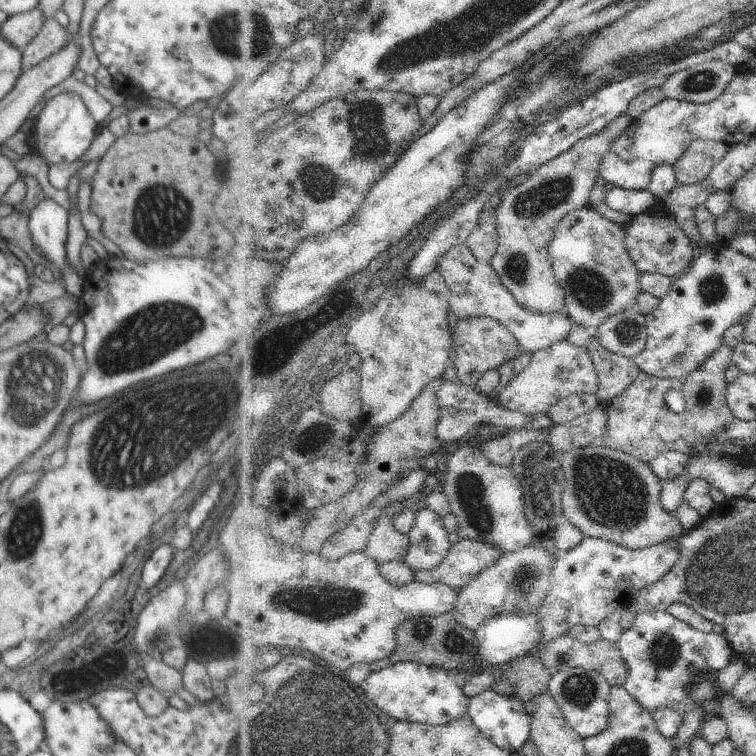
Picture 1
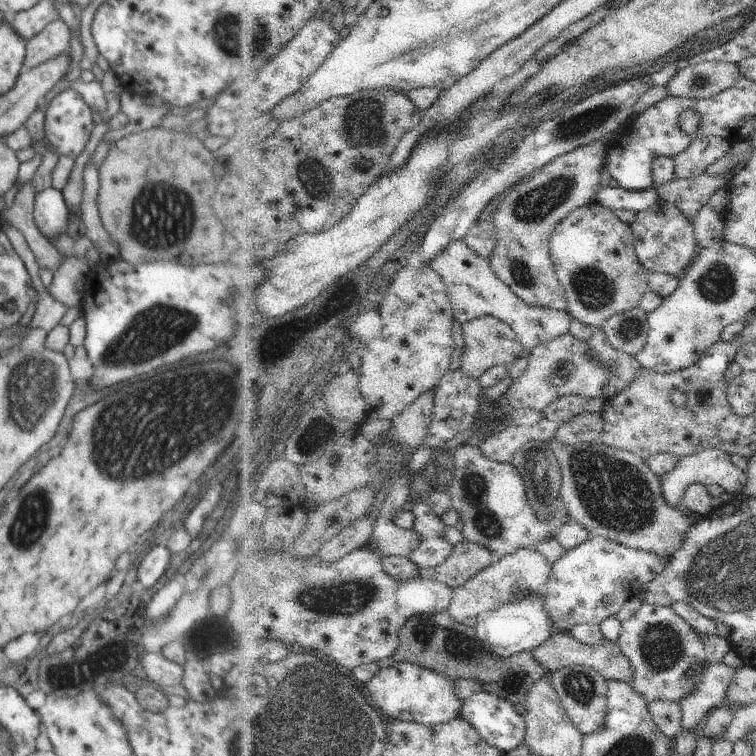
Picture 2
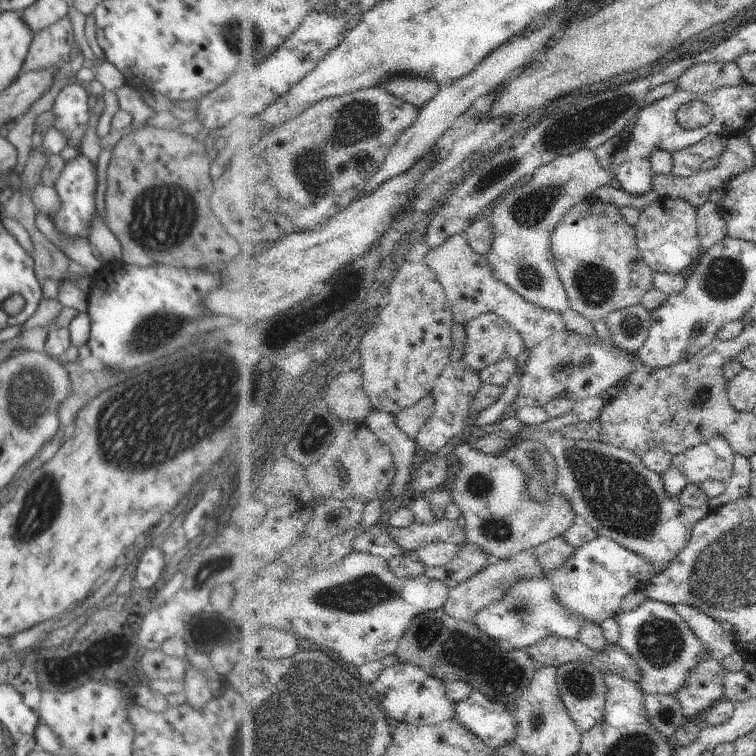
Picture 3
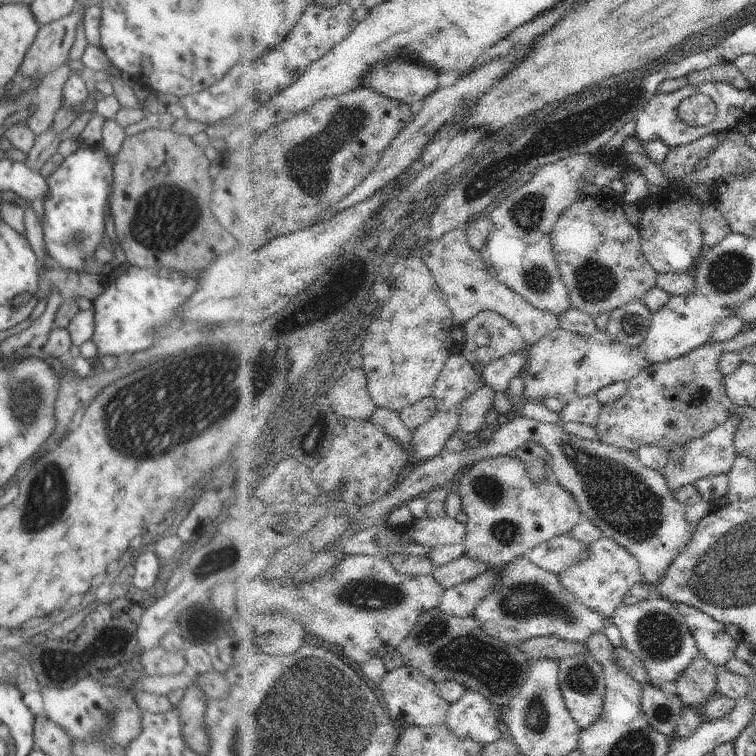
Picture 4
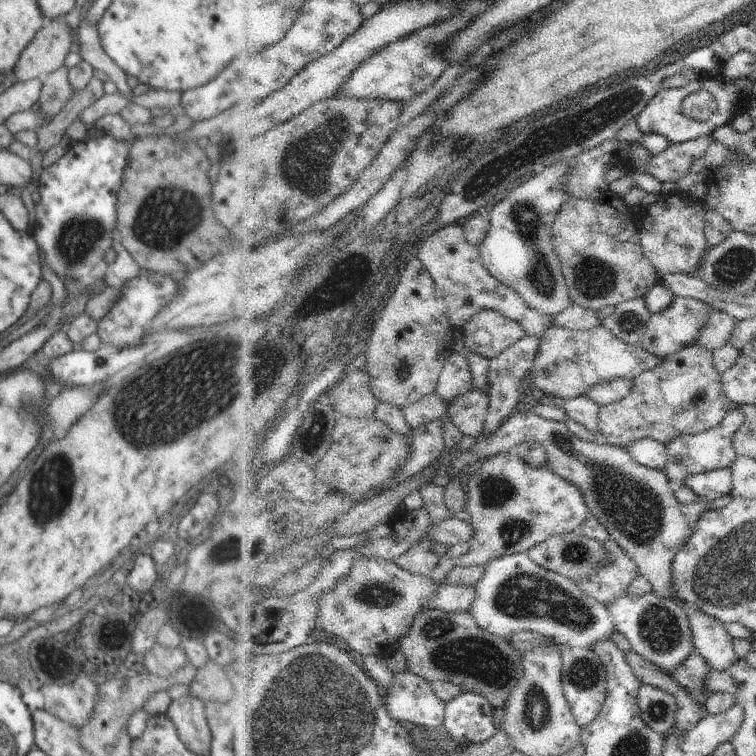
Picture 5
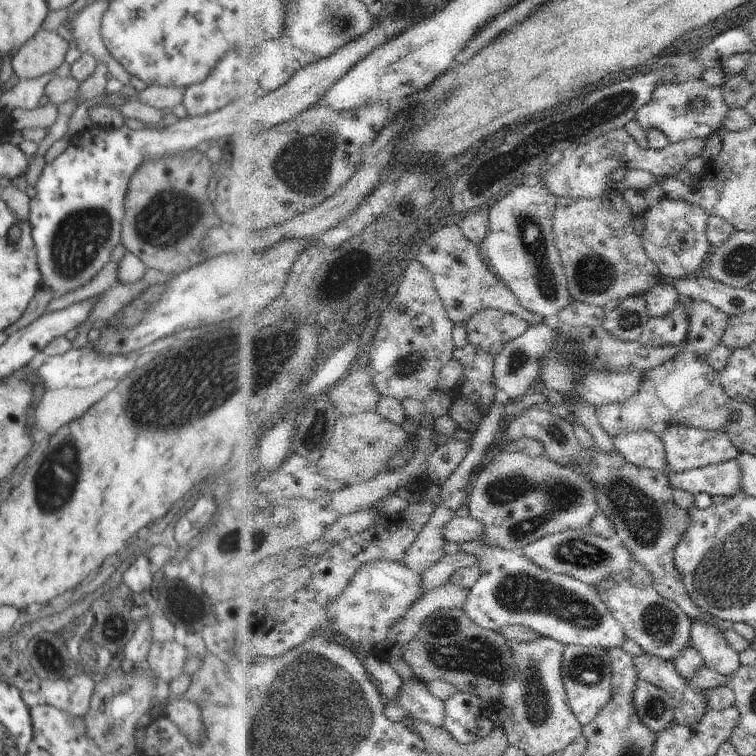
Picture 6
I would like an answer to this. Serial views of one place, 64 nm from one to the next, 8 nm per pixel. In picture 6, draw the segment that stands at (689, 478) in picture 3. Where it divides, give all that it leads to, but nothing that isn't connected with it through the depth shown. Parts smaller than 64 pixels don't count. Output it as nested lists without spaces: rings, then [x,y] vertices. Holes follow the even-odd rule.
[[[668,424],[664,440],[670,472],[683,473],[736,459],[740,454],[724,429],[706,430]]]

